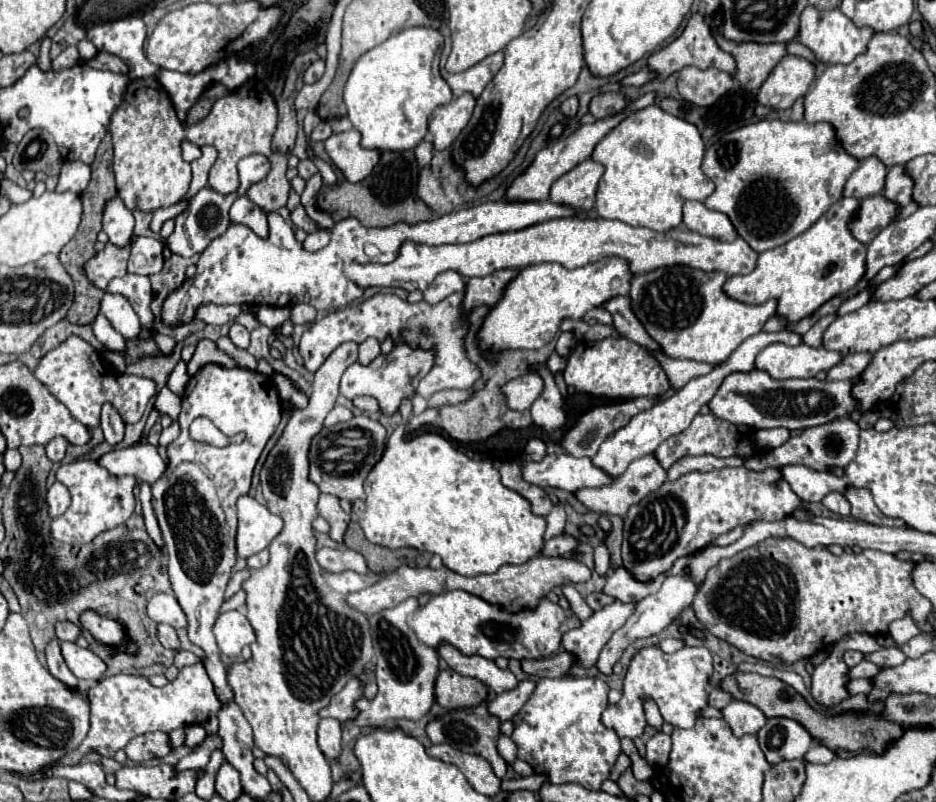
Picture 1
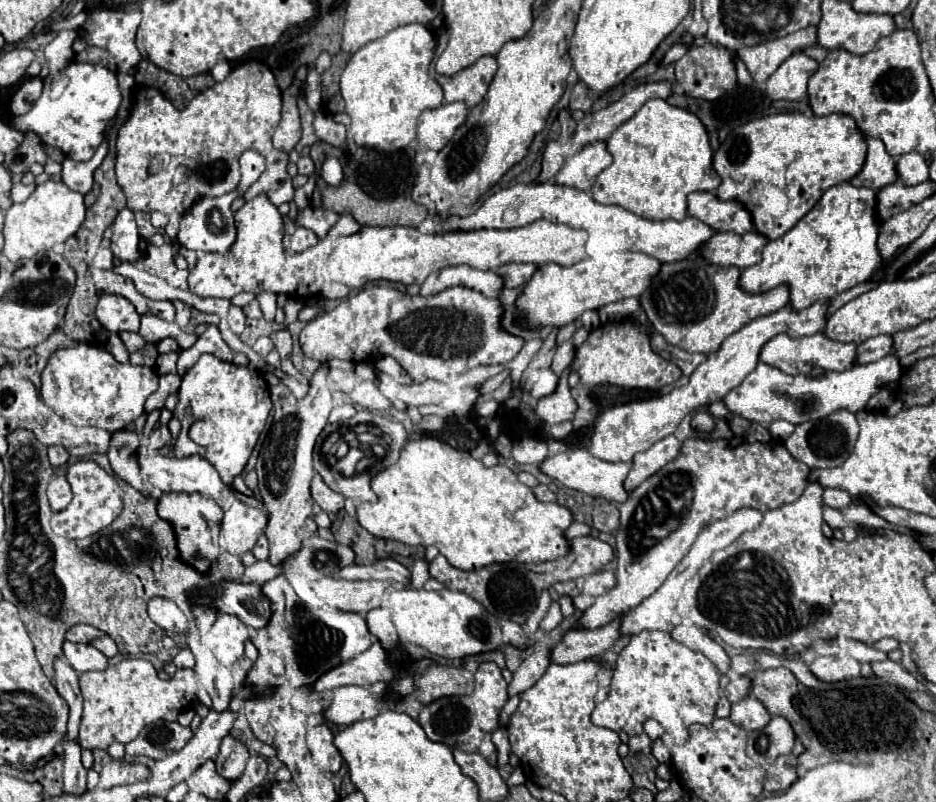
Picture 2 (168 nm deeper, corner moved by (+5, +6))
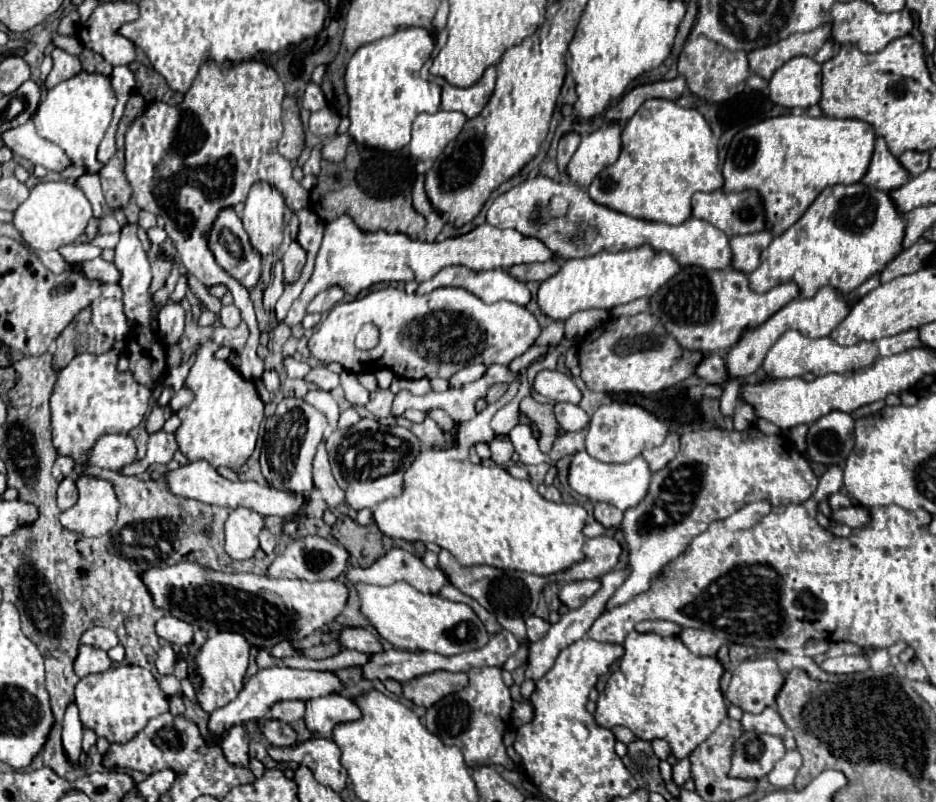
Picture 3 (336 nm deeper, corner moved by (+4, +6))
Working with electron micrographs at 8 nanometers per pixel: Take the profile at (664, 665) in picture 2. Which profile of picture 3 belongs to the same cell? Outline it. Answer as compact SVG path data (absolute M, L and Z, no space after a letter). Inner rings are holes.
M627 634L623 642L625 654L619 660L619 668L609 676L605 690L597 698L595 708L595 722L603 728L625 726L629 728L639 740L653 740L663 738L669 742L671 752L677 758L687 758L703 740L707 740L717 726L727 718L727 704L723 692L719 688L719 678L725 672L723 664L717 658L709 656L695 656L691 654L679 636L657 636L657 634Z

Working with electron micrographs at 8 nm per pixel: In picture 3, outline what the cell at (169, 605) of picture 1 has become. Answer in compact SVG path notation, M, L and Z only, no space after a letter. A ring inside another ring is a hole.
M167 614L161 620L157 620L157 636L163 638L165 642L169 642L169 644L183 646L183 644L191 642L193 626L175 618L175 616L171 616L171 614Z

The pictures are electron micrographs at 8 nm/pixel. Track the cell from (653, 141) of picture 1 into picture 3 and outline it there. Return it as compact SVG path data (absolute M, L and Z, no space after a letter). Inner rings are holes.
M653 98L645 101L633 118L623 126L623 150L613 166L607 166L595 176L589 186L589 196L611 210L629 214L641 220L681 224L691 216L691 196L698 191L711 192L723 186L721 162L717 156L717 144L705 118L695 108L681 108L671 100Z

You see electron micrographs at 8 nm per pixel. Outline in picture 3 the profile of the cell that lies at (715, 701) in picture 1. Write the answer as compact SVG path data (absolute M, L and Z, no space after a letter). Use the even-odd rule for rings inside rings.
M761 658L761 660L745 660L733 670L733 680L725 692L725 698L729 704L739 706L743 712L753 712L759 714L767 706L775 706L775 696L781 690L783 684L783 674L777 670L775 662L771 658Z

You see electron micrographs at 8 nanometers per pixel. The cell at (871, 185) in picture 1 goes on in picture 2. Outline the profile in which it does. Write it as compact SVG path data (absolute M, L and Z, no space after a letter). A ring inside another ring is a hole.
M868 138L866 142L868 142L866 162L864 162L862 170L850 180L850 184L880 190L882 186L896 180L896 164L894 164L892 156L888 156L882 140Z

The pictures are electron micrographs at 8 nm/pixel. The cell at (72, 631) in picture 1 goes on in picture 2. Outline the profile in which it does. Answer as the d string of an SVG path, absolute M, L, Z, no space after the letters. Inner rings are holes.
M74 624L68 632L66 632L66 640L68 642L90 642L94 638L102 636L102 632L94 626L88 626L88 624Z

